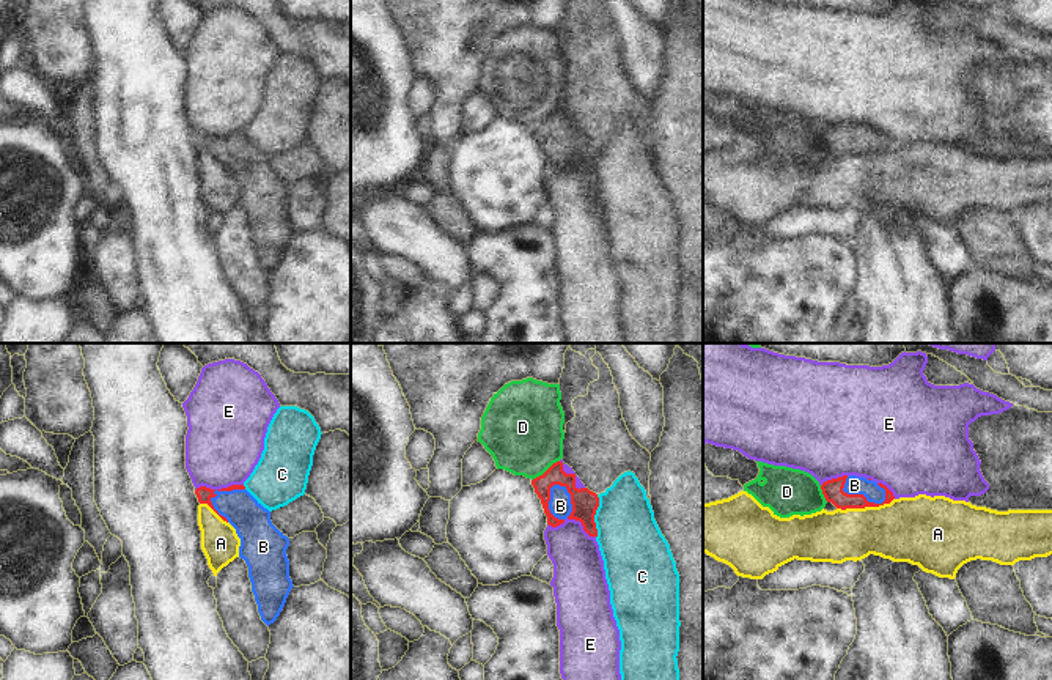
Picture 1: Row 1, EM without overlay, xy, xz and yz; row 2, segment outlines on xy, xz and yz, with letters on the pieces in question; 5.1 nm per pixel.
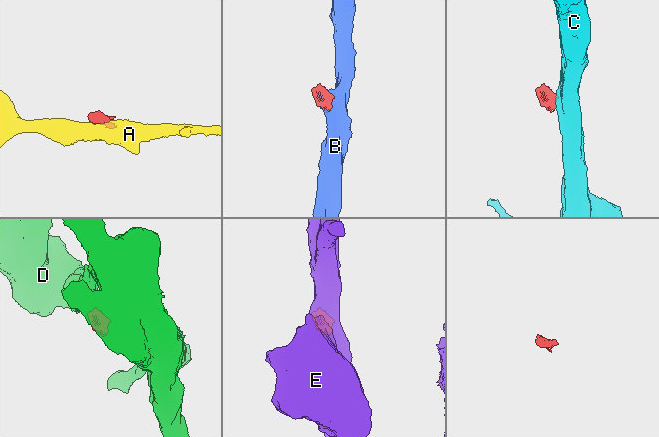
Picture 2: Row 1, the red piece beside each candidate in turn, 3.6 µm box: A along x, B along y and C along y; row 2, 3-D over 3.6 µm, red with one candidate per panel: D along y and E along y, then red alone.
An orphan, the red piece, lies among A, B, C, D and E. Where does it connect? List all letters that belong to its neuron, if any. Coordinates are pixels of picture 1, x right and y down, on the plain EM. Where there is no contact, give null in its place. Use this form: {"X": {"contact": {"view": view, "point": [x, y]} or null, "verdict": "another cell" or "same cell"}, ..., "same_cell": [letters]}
{"A": {"contact": {"view": "yz", "point": [865, 153]}, "verdict": "another cell"}, "B": {"contact": {"view": "xz", "point": [548, 151]}, "verdict": "same cell"}, "C": {"contact": {"view": "xz", "point": [593, 164]}, "verdict": "another cell"}, "D": {"contact": {"view": "xz", "point": [546, 118]}, "verdict": "another cell"}, "E": {"contact": {"view": "xz", "point": [573, 166]}, "verdict": "another cell"}, "same_cell": ["B"]}

